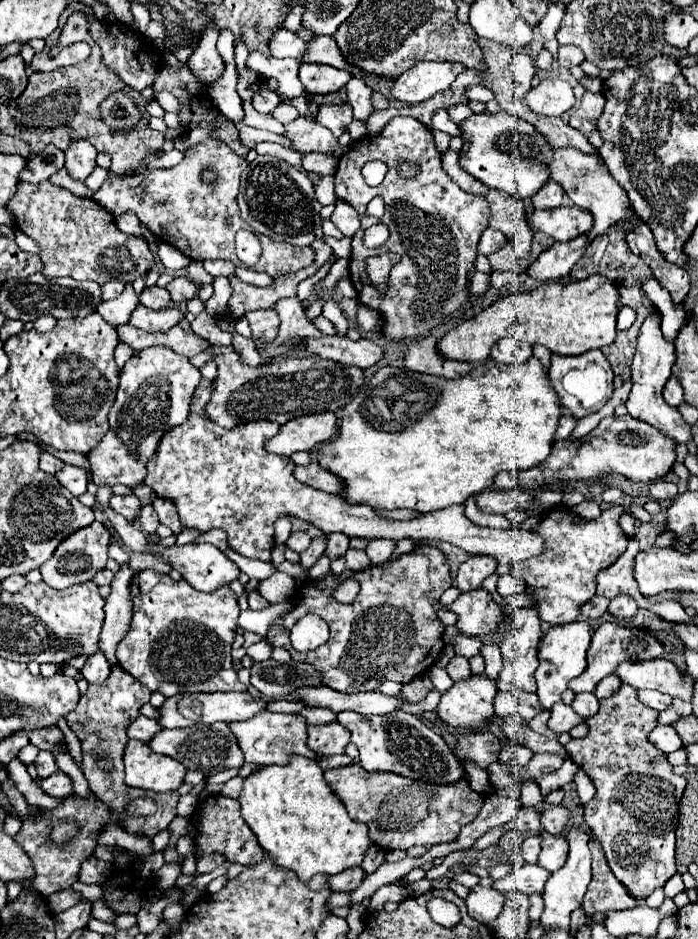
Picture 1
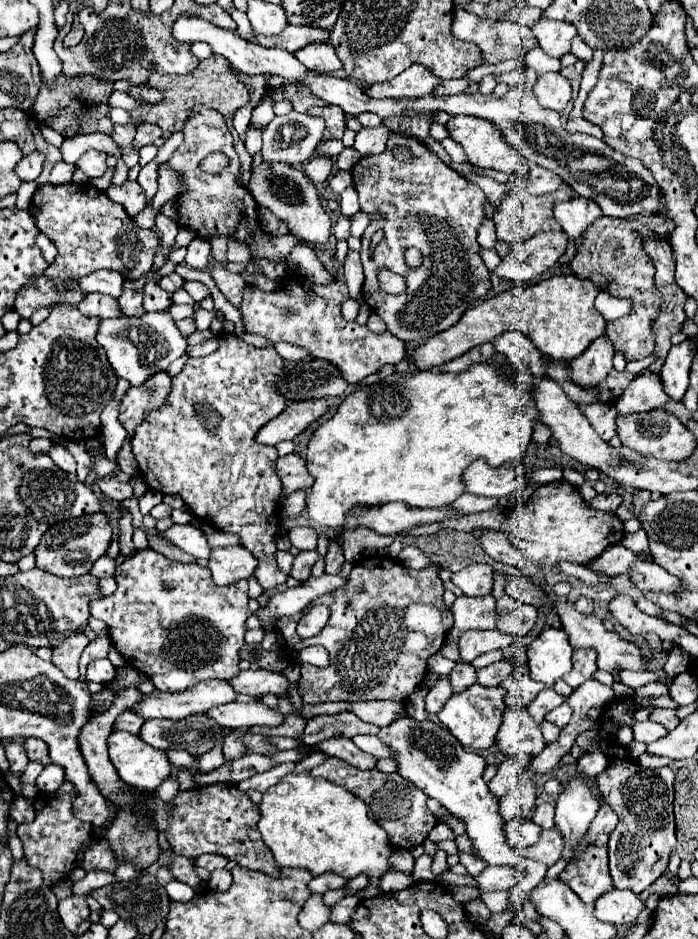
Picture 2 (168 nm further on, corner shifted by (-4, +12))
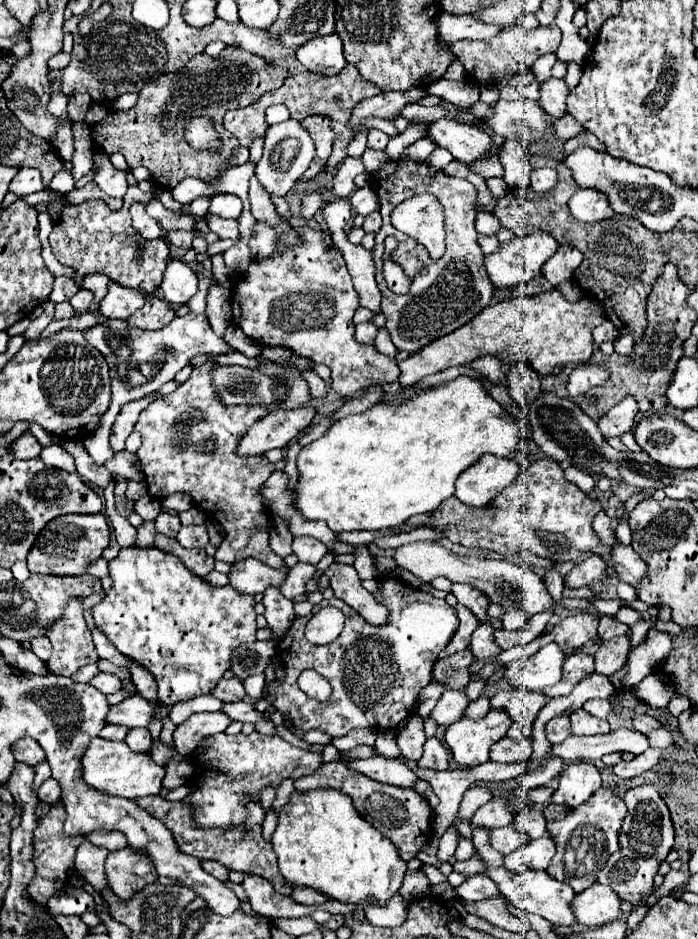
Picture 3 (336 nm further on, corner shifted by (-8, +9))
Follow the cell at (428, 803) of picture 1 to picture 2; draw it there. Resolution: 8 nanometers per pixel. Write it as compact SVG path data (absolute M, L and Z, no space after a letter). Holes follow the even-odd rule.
M336 757L326 759L322 765L314 767L310 773L314 777L324 777L348 789L352 795L360 797L368 807L370 819L378 821L378 825L388 833L390 843L400 849L410 849L414 845L420 845L428 837L432 827L438 825L438 819L426 807L428 795L422 793L422 789L418 789L414 783L406 781L400 773L380 773L376 769L360 771L360 769L354 769L352 765L346 765L346 761L338 761Z

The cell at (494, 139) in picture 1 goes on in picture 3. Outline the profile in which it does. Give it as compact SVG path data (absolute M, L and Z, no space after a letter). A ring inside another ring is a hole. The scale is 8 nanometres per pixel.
M436 120L428 126L426 136L440 148L446 148L460 162L476 162L488 158L490 138L486 132L472 124L462 124L456 120Z

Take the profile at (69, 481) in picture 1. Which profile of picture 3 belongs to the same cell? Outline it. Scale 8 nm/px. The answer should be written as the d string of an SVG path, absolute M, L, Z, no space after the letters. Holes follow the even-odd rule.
M50 444L44 446L40 452L42 462L48 468L58 468L58 470L66 470L66 472L76 472L74 468L74 458L70 456L70 452L66 452L60 444Z

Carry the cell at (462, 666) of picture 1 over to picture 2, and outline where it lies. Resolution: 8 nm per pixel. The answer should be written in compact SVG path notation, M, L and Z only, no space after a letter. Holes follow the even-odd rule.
M458 661L454 665L454 669L450 671L450 681L452 681L454 691L462 691L462 689L466 689L466 687L476 683L476 669L470 663Z

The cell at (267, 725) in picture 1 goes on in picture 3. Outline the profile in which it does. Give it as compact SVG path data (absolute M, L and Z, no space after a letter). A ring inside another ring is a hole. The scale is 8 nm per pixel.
M200 712L192 714L186 722L178 724L174 730L174 744L180 754L192 754L196 744L212 734L224 732L232 720L224 712Z

